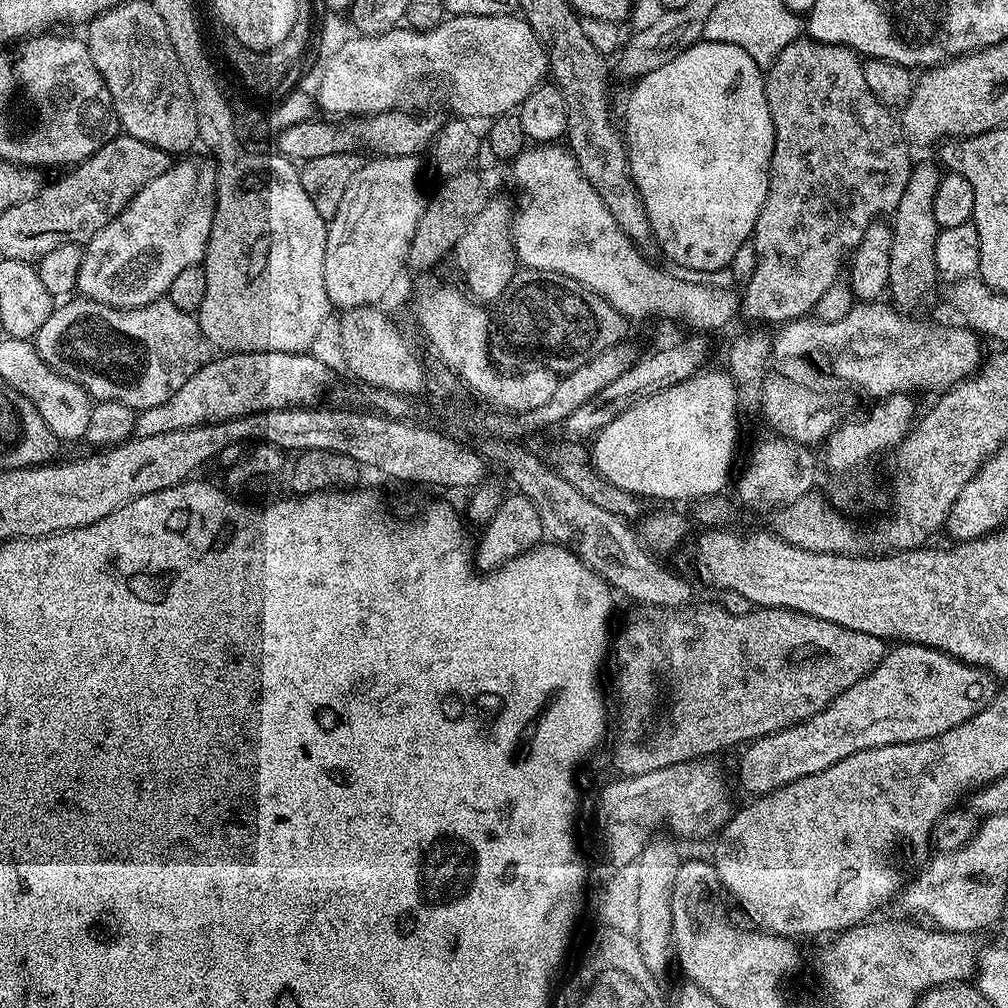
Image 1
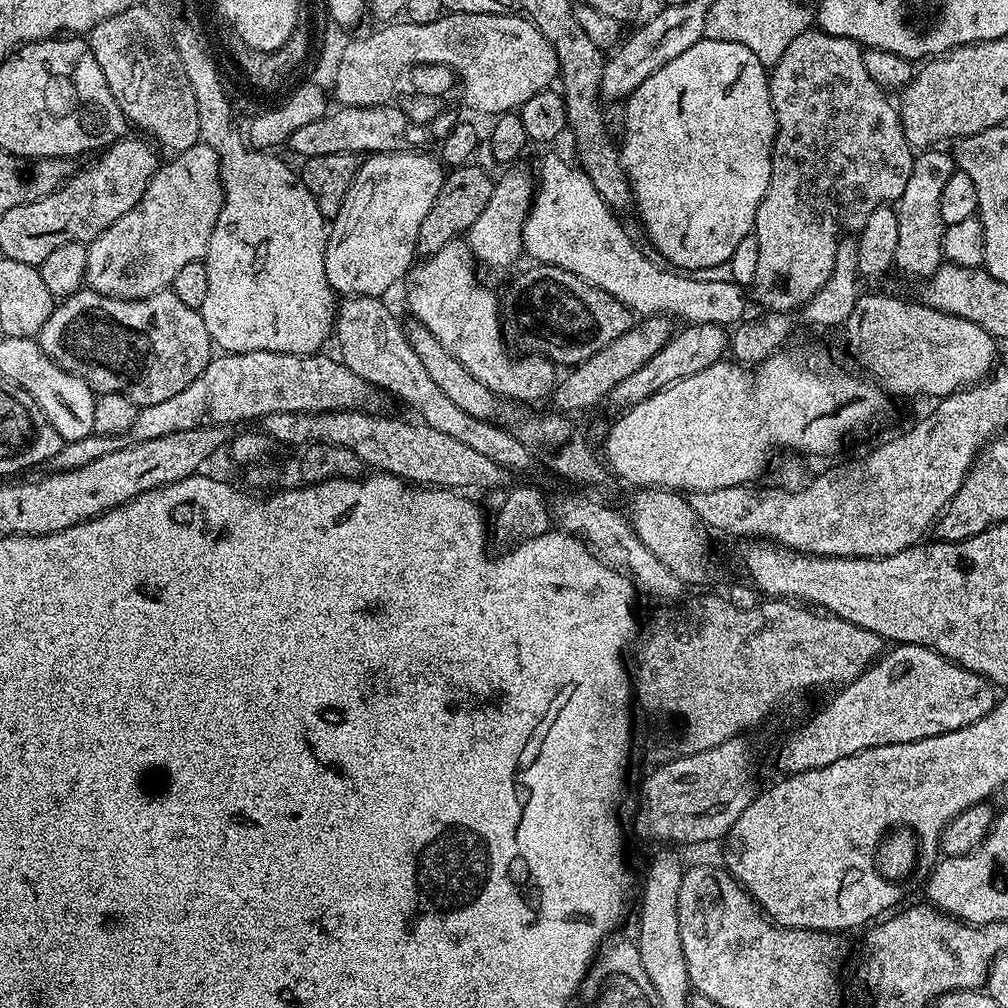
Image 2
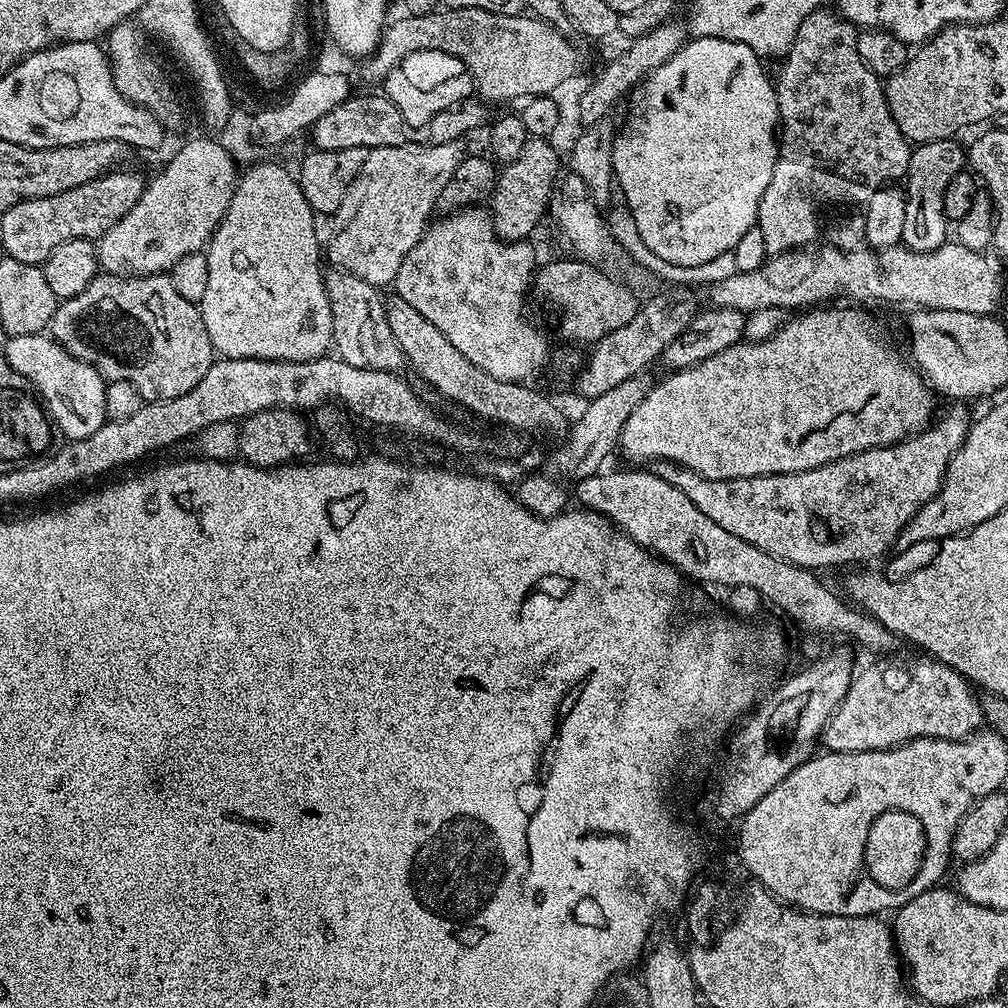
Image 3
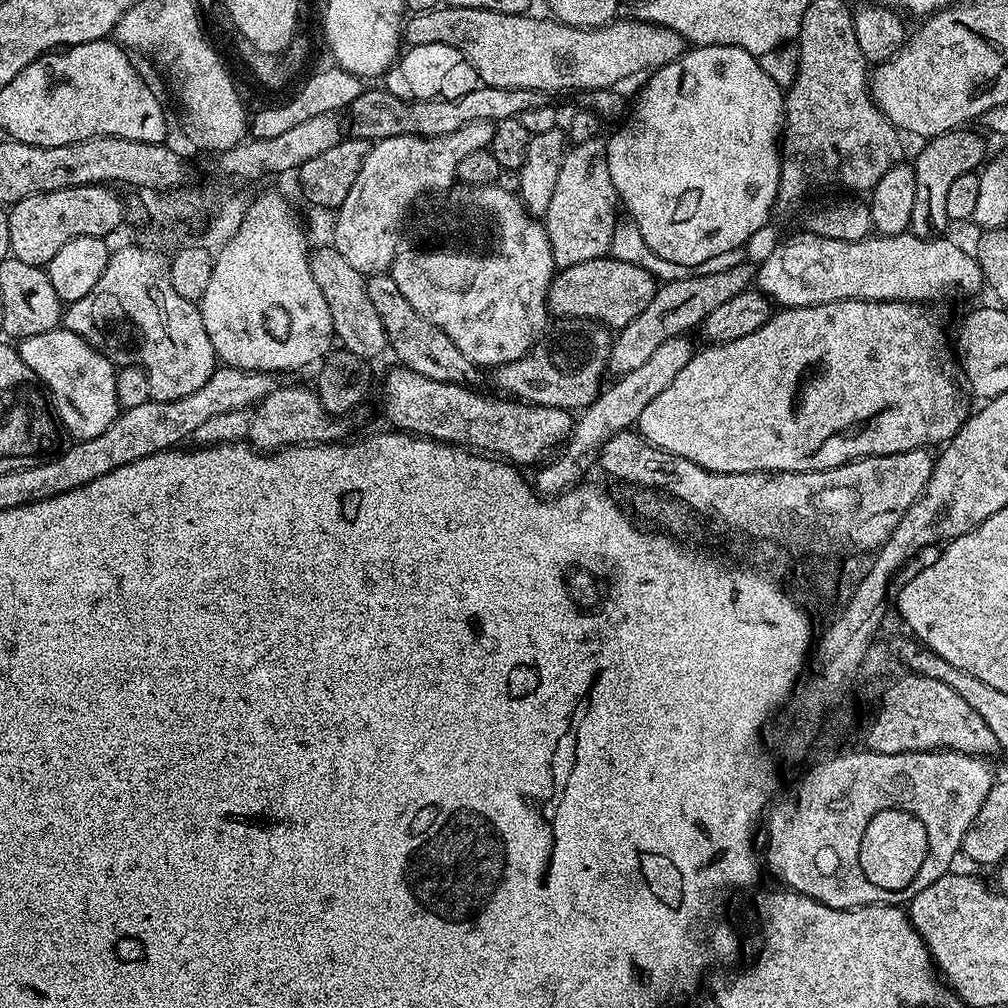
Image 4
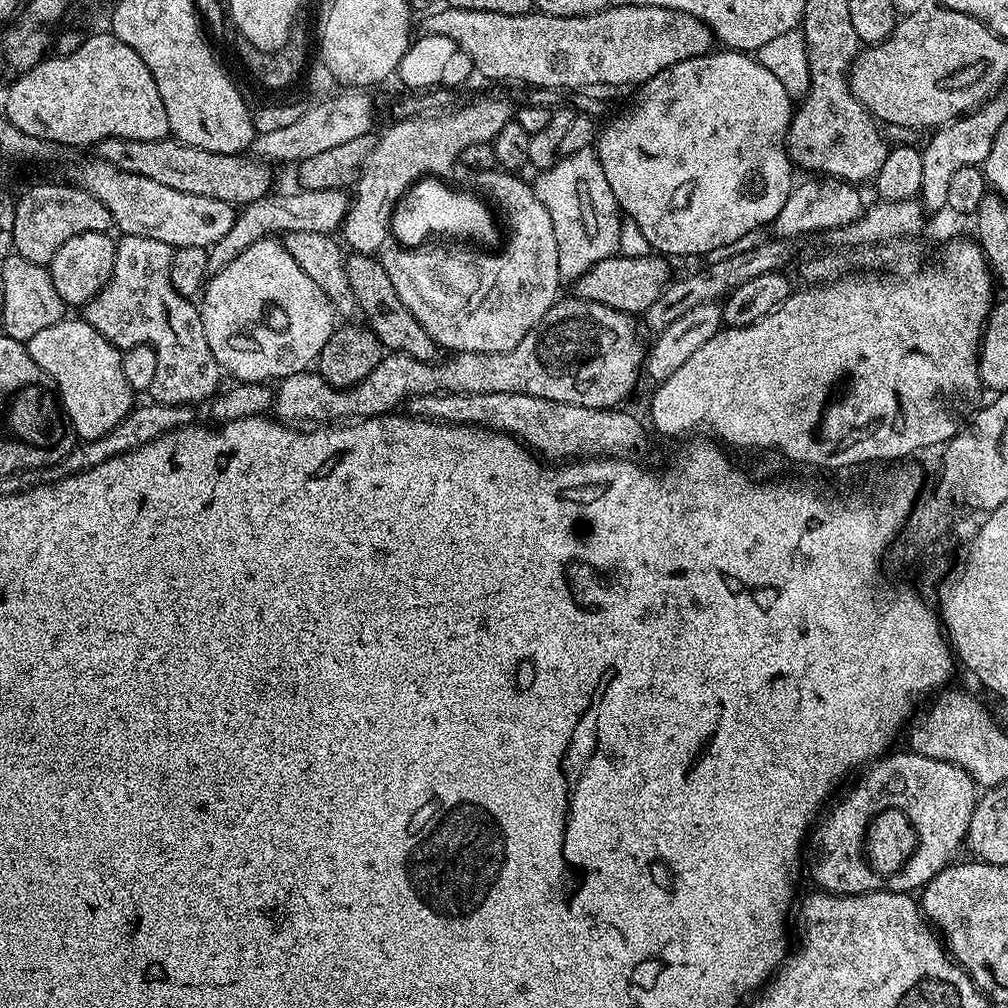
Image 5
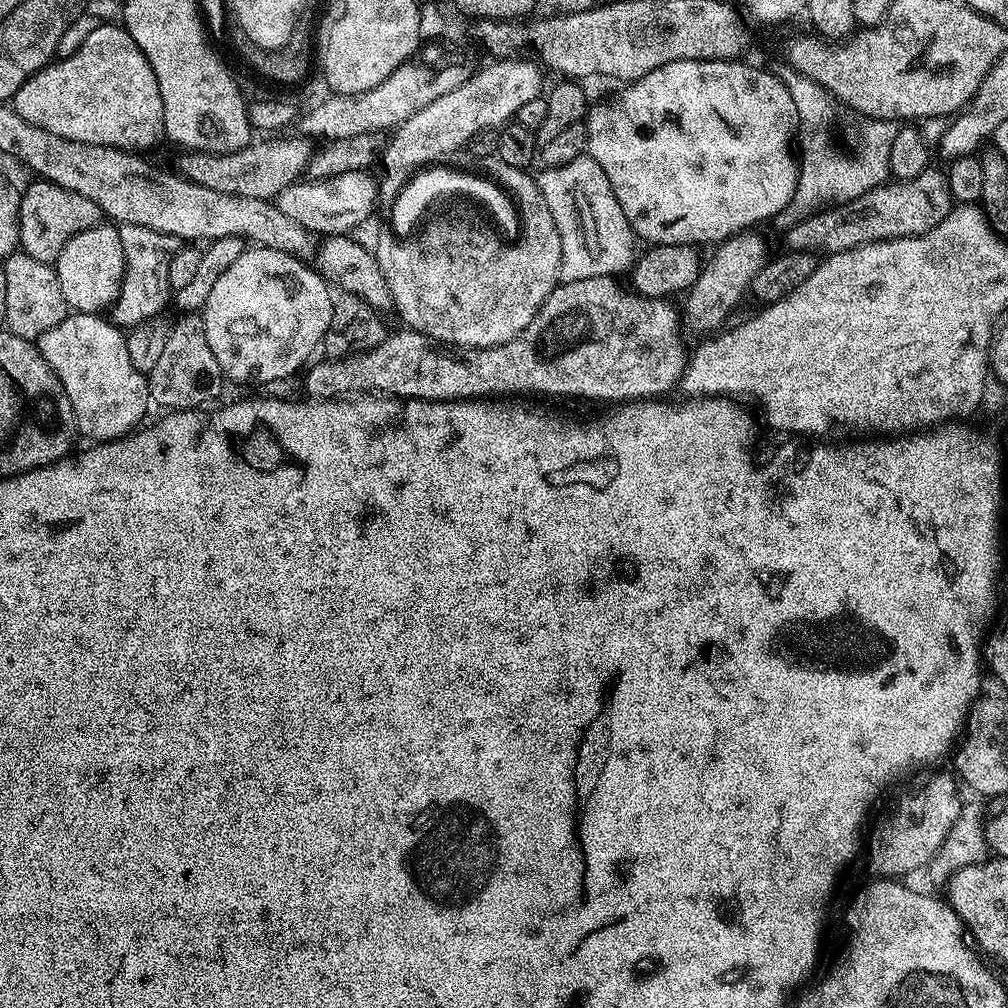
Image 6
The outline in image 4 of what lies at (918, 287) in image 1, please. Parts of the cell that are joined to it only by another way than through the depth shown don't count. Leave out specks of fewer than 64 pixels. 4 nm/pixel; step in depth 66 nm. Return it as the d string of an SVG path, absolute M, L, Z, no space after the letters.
M957 130L941 136L933 136L914 159L914 210L910 231L916 236L936 238L950 227L946 214L946 194L954 178L967 172L976 172L985 163L984 140L976 132Z

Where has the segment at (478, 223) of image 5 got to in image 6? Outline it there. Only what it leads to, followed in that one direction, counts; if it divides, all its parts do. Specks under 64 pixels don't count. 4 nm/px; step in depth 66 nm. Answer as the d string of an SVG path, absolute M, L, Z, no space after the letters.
M439 164L413 173L398 195L393 197L391 201L390 222L392 224L391 231L395 235L401 238L413 235L425 219L423 216L430 207L436 202L444 202L448 198L456 198L458 196L460 196L458 199L467 200L471 203L488 205L489 211L493 212L496 220L507 229L508 236L512 237L517 233L517 223L520 221L519 209L516 207L515 201L509 193L483 175L477 173L474 173L475 175L468 174L444 167L448 166Z

